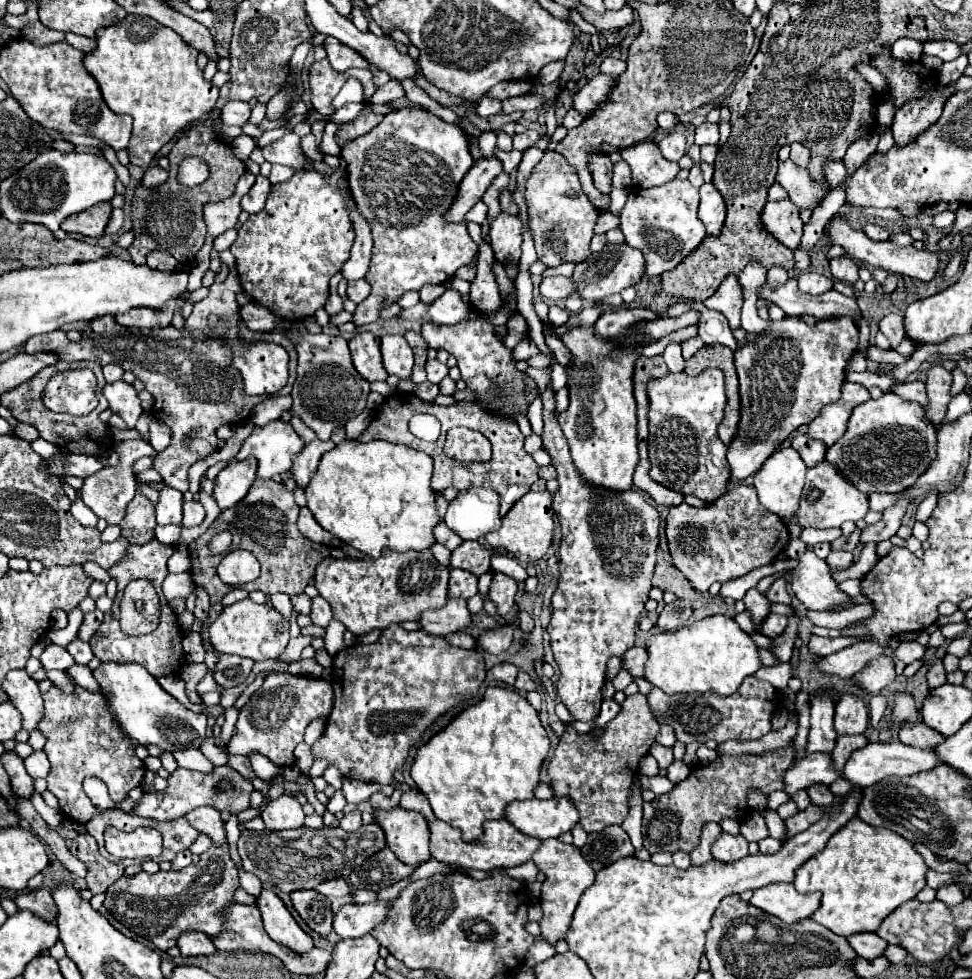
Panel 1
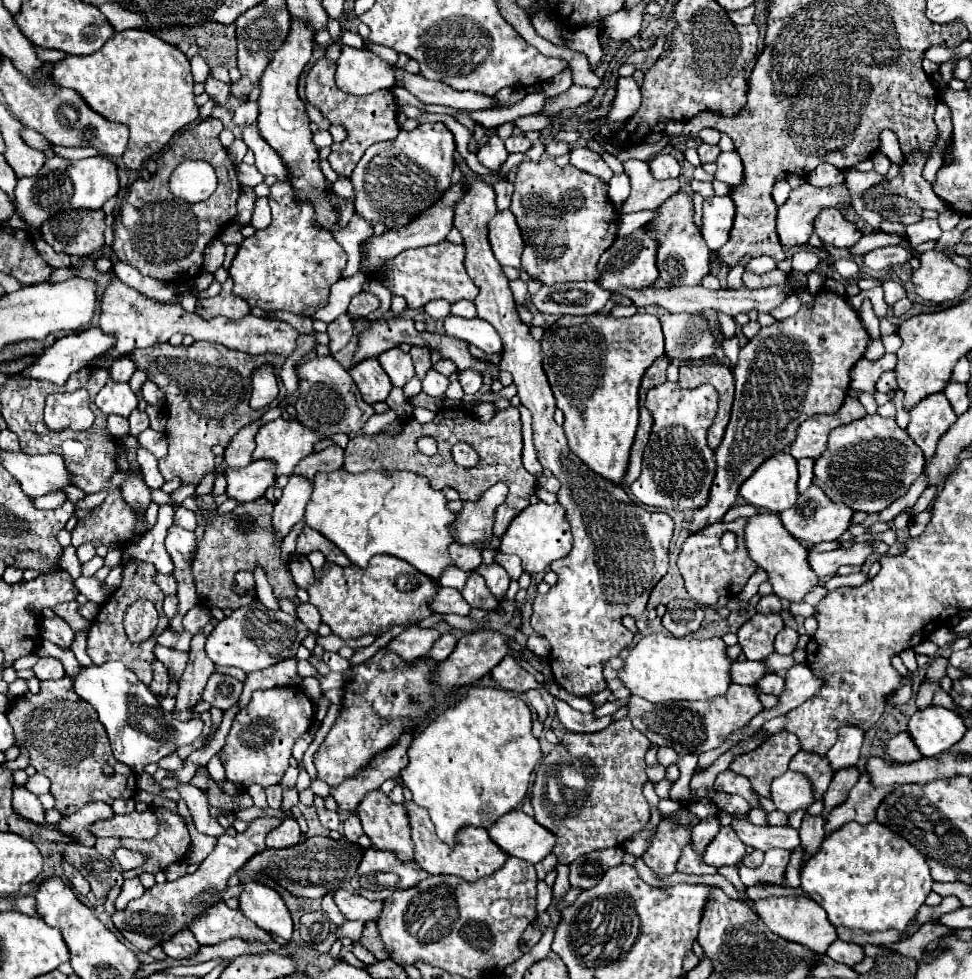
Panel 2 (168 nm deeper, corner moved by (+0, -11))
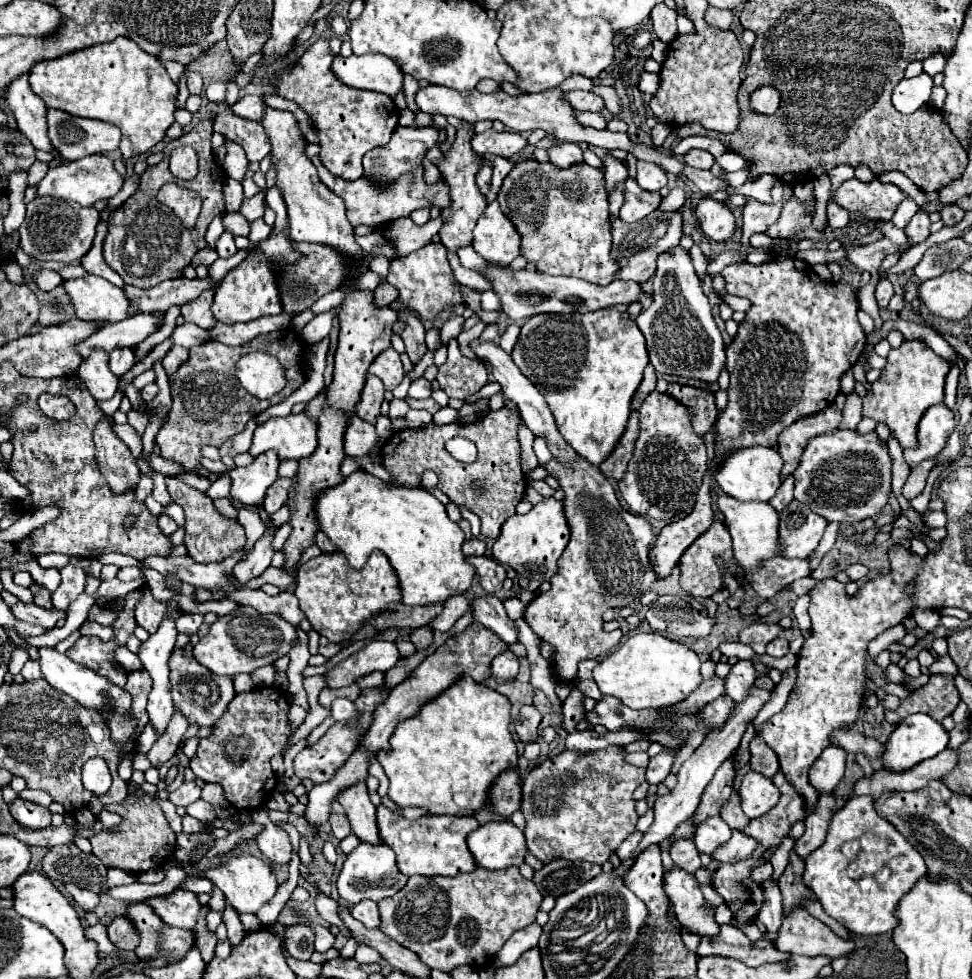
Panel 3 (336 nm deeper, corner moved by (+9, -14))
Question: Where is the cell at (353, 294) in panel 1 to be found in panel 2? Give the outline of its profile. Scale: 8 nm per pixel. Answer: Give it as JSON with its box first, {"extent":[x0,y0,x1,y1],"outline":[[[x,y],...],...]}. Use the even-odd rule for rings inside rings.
{"extent":[348,292,378,316],"outline":[[[360,292],[352,298],[350,306],[348,306],[348,314],[356,314],[356,316],[366,316],[372,310],[378,308],[378,298],[370,292]]]}

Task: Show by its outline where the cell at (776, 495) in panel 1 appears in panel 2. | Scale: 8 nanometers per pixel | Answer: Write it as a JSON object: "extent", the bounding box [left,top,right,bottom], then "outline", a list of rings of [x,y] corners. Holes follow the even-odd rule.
{"extent":[740,452,798,514],"outline":[[[780,452],[778,456],[768,458],[742,486],[740,494],[744,500],[756,508],[762,508],[770,514],[780,514],[786,508],[794,506],[798,498],[798,466],[796,460]]]}

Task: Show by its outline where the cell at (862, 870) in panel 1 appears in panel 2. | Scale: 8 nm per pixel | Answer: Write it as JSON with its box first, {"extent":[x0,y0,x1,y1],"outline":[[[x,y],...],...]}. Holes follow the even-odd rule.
{"extent":[800,822,934,932],"outline":[[[848,822],[846,826],[842,826],[842,830],[836,830],[826,836],[820,850],[806,860],[800,880],[802,890],[826,910],[830,922],[836,928],[846,926],[860,928],[866,932],[888,928],[904,930],[912,916],[918,912],[918,908],[924,904],[926,896],[932,892],[934,882],[930,878],[926,858],[914,846],[910,846],[910,842],[886,830],[878,822],[870,822],[866,826],[860,826],[858,822]]]}

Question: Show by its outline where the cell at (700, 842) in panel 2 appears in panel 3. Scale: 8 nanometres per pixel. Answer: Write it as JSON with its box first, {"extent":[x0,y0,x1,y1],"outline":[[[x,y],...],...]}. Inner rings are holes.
{"extent":[695,753,735,825],"outline":[[[735,753],[733,757],[729,757],[715,773],[715,777],[711,779],[711,783],[705,787],[705,793],[701,797],[701,803],[695,811],[695,825],[701,823],[703,819],[711,817],[711,815],[719,815],[721,805],[727,803],[731,789],[733,789],[733,781],[735,781]]]}

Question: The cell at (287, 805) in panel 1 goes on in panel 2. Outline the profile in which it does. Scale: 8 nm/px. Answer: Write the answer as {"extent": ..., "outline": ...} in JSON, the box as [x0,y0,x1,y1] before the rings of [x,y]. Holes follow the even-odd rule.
{"extent":[266,816,302,848],"outline":[[[286,816],[286,820],[282,820],[282,824],[266,836],[266,846],[268,848],[288,848],[288,846],[298,844],[300,840],[302,840],[302,832],[300,832],[298,822]]]}

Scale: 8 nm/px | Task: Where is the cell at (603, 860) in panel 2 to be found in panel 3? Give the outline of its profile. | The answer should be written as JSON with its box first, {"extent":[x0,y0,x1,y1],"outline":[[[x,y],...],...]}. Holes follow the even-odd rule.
{"extent":[533,859,601,897],"outline":[[[555,859],[551,863],[545,863],[539,871],[535,871],[533,883],[537,885],[541,895],[561,897],[569,891],[575,891],[585,881],[591,881],[599,873],[601,873],[599,865],[591,865],[585,861]]]}

